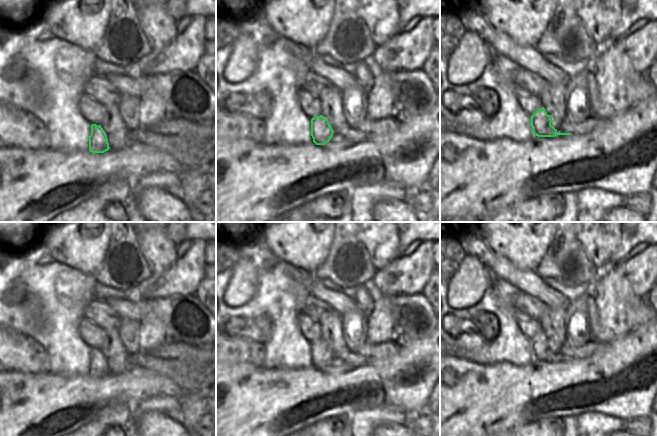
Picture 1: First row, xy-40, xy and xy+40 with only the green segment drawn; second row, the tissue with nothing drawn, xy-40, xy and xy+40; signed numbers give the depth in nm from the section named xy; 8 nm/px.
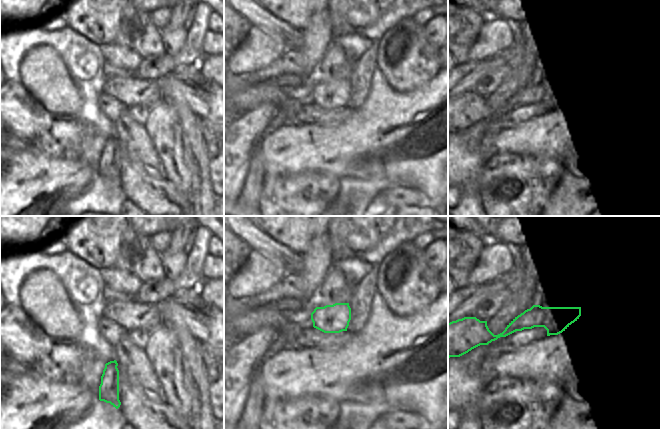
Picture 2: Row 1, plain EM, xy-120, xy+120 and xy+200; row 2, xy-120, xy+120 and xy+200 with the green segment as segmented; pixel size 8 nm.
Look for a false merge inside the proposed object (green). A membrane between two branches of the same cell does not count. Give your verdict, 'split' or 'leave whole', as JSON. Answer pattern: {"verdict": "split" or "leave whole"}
{"verdict": "split"}

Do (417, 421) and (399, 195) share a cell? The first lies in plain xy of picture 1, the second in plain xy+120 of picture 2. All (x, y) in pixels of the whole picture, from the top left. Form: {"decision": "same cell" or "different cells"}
{"decision": "same cell"}

